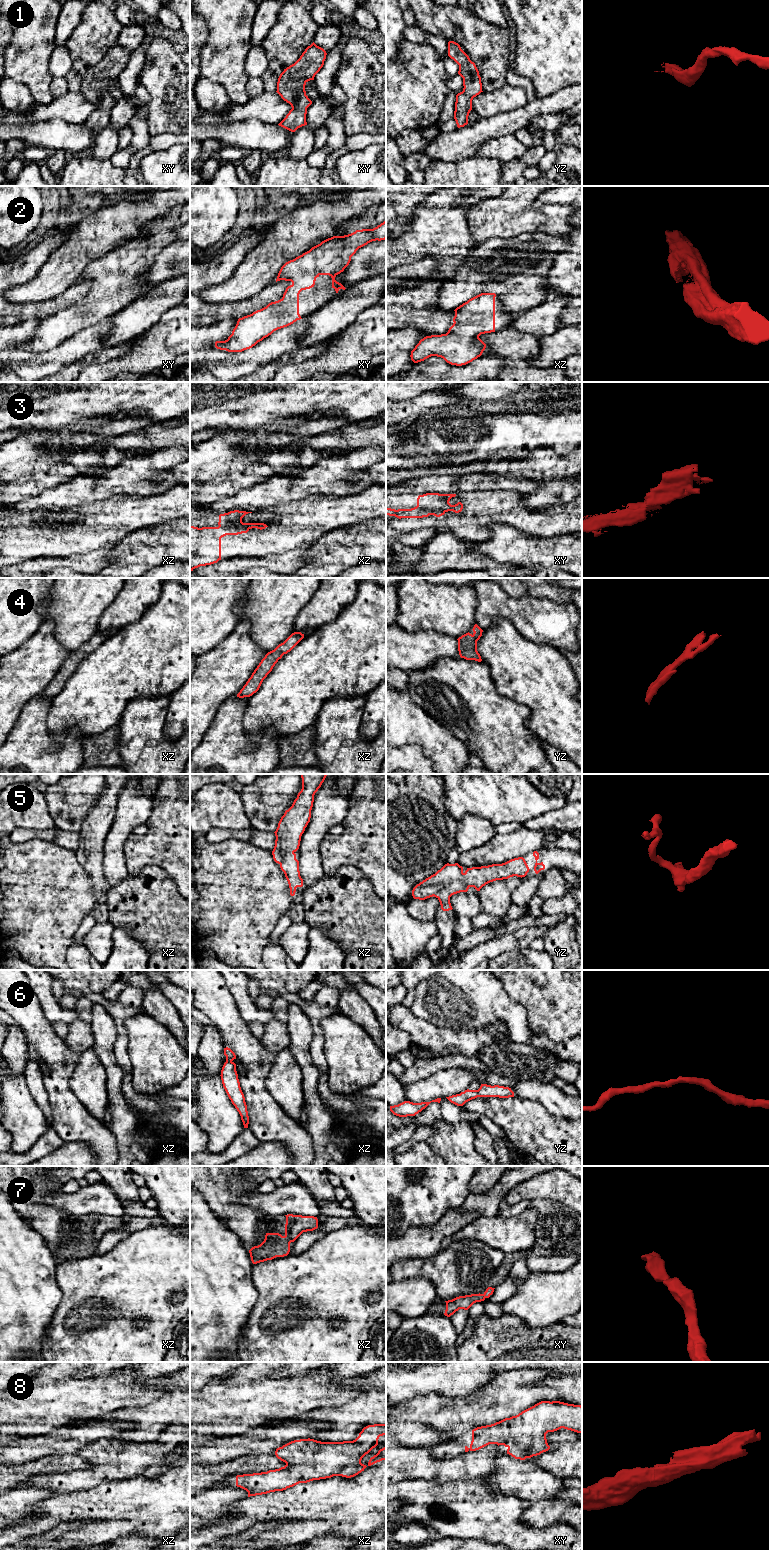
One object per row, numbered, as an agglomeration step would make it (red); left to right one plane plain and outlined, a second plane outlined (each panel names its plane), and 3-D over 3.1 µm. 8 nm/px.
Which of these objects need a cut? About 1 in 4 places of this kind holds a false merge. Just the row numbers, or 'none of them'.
3

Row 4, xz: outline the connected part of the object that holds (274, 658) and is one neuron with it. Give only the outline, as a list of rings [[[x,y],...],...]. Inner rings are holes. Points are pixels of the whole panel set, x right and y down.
[[[294,632],[274,650],[268,652],[254,670],[246,684],[237,694],[237,697],[250,697],[256,693],[259,690],[263,680],[272,671],[278,660],[281,659],[284,654],[290,652],[303,638],[304,634],[301,632]]]

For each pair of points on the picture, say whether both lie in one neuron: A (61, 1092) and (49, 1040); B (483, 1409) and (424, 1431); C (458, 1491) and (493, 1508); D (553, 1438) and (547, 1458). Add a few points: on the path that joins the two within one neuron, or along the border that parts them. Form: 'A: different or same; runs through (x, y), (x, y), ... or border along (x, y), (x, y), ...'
A: same; runs through (57, 1079), (57, 1059), (54, 1053)
B: different; border along (423, 1422), (438, 1431), (444, 1432), (449, 1440)
C: same; runs through (467, 1500), (475, 1508), (484, 1508)
D: same; runs through (554, 1443), (554, 1451), (552, 1453)

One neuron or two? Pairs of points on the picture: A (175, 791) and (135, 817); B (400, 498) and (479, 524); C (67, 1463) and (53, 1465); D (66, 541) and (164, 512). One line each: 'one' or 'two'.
A: two
B: two
C: one
D: one

